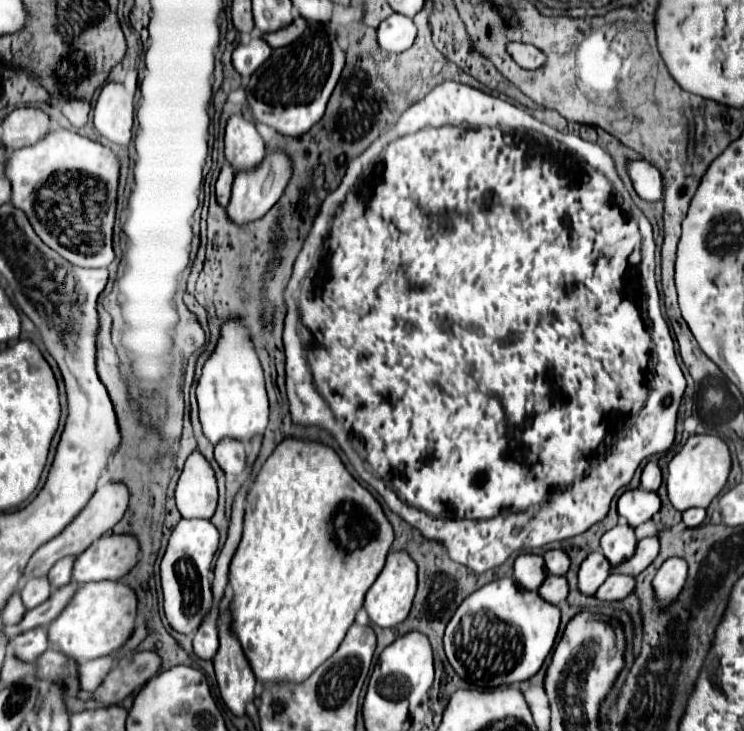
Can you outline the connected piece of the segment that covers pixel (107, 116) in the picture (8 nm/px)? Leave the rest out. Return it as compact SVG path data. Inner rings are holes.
M106 83L94 107L94 127L110 143L128 147L134 123L134 95L120 83Z

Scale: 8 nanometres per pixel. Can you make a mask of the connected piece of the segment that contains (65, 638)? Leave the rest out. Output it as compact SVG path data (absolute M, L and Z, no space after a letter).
M96 581L82 585L64 611L48 625L48 641L58 647L60 653L74 659L76 663L84 663L90 659L98 659L104 655L116 653L130 631L134 629L136 619L136 593L120 583L120 581Z

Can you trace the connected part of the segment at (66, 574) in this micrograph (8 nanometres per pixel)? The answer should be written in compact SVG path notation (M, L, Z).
M74 557L70 559L60 559L48 573L48 581L52 585L52 589L60 589L64 585L70 583L70 571L72 571L72 563L74 563Z

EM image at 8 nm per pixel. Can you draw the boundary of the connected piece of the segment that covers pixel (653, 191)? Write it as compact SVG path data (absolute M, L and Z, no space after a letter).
M630 161L628 173L640 199L648 203L664 201L664 181L662 181L660 171L654 165L650 165L648 161Z

